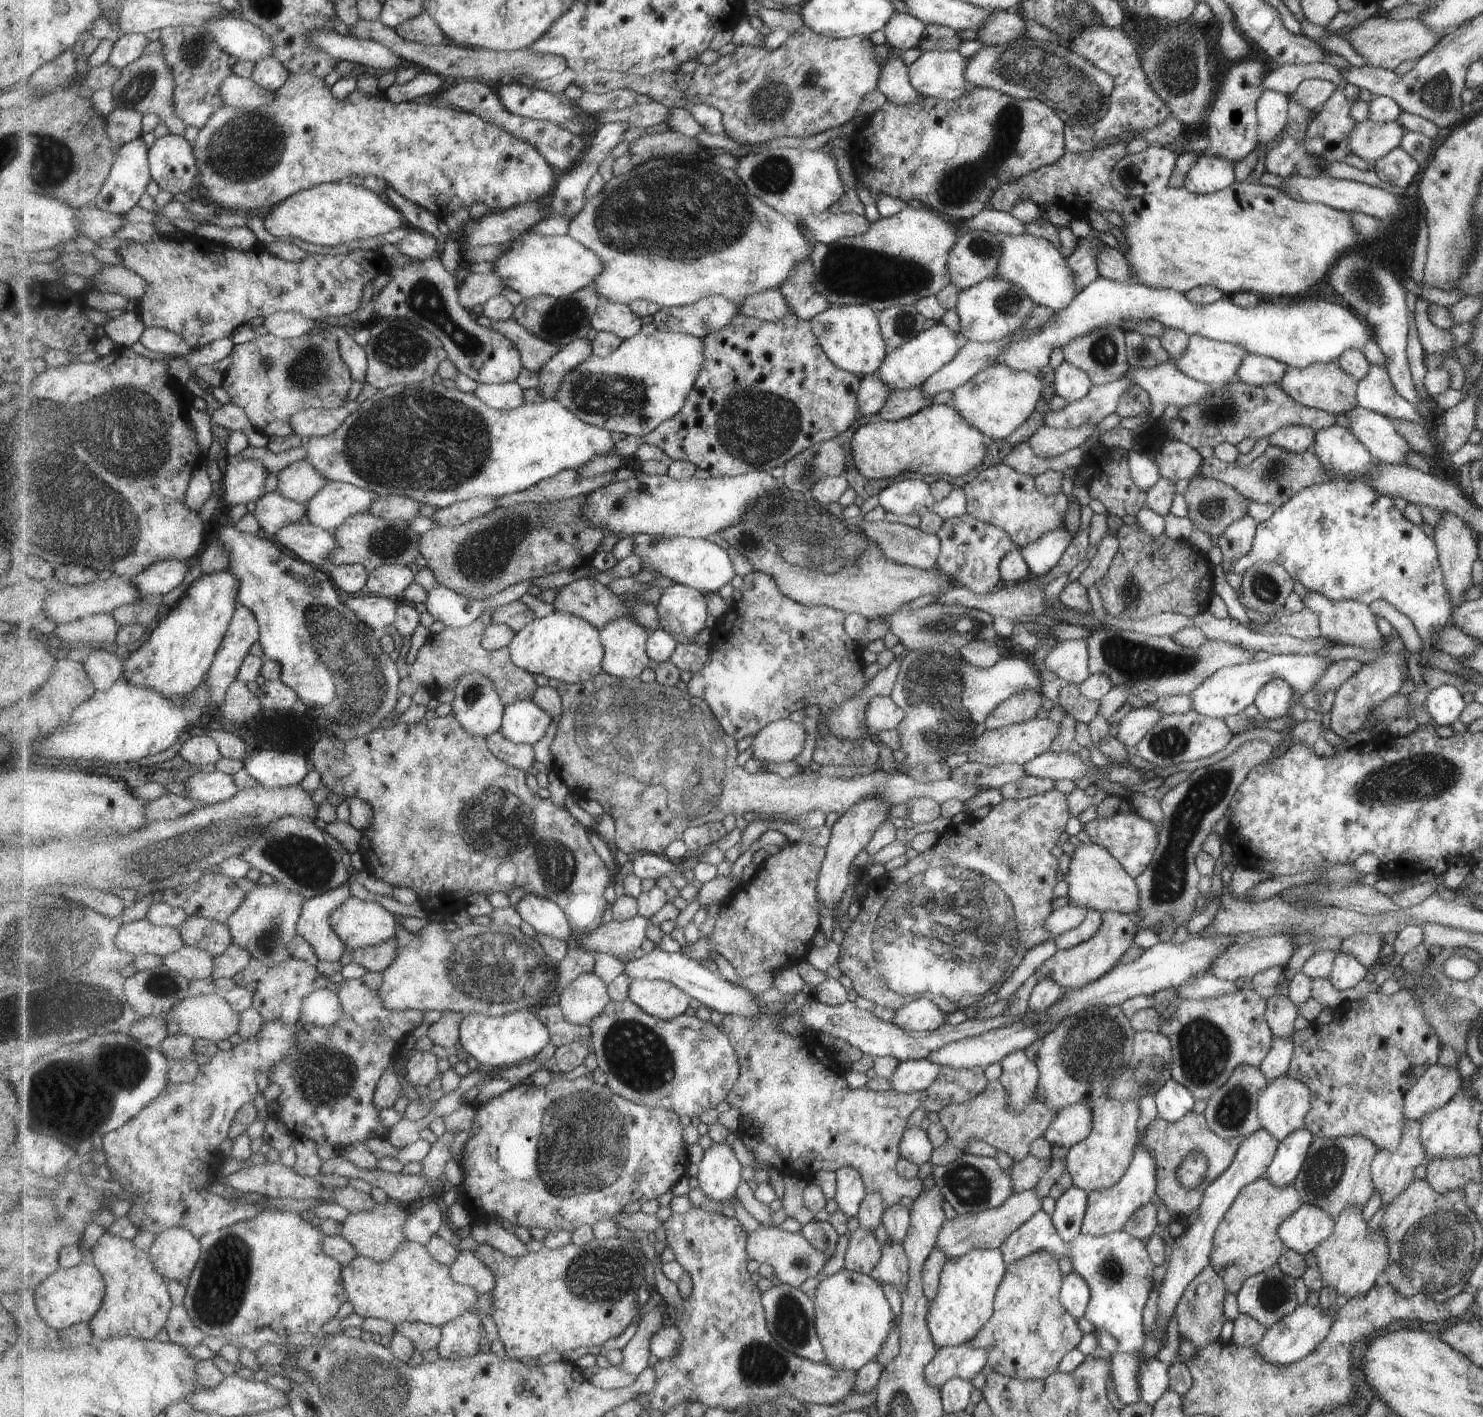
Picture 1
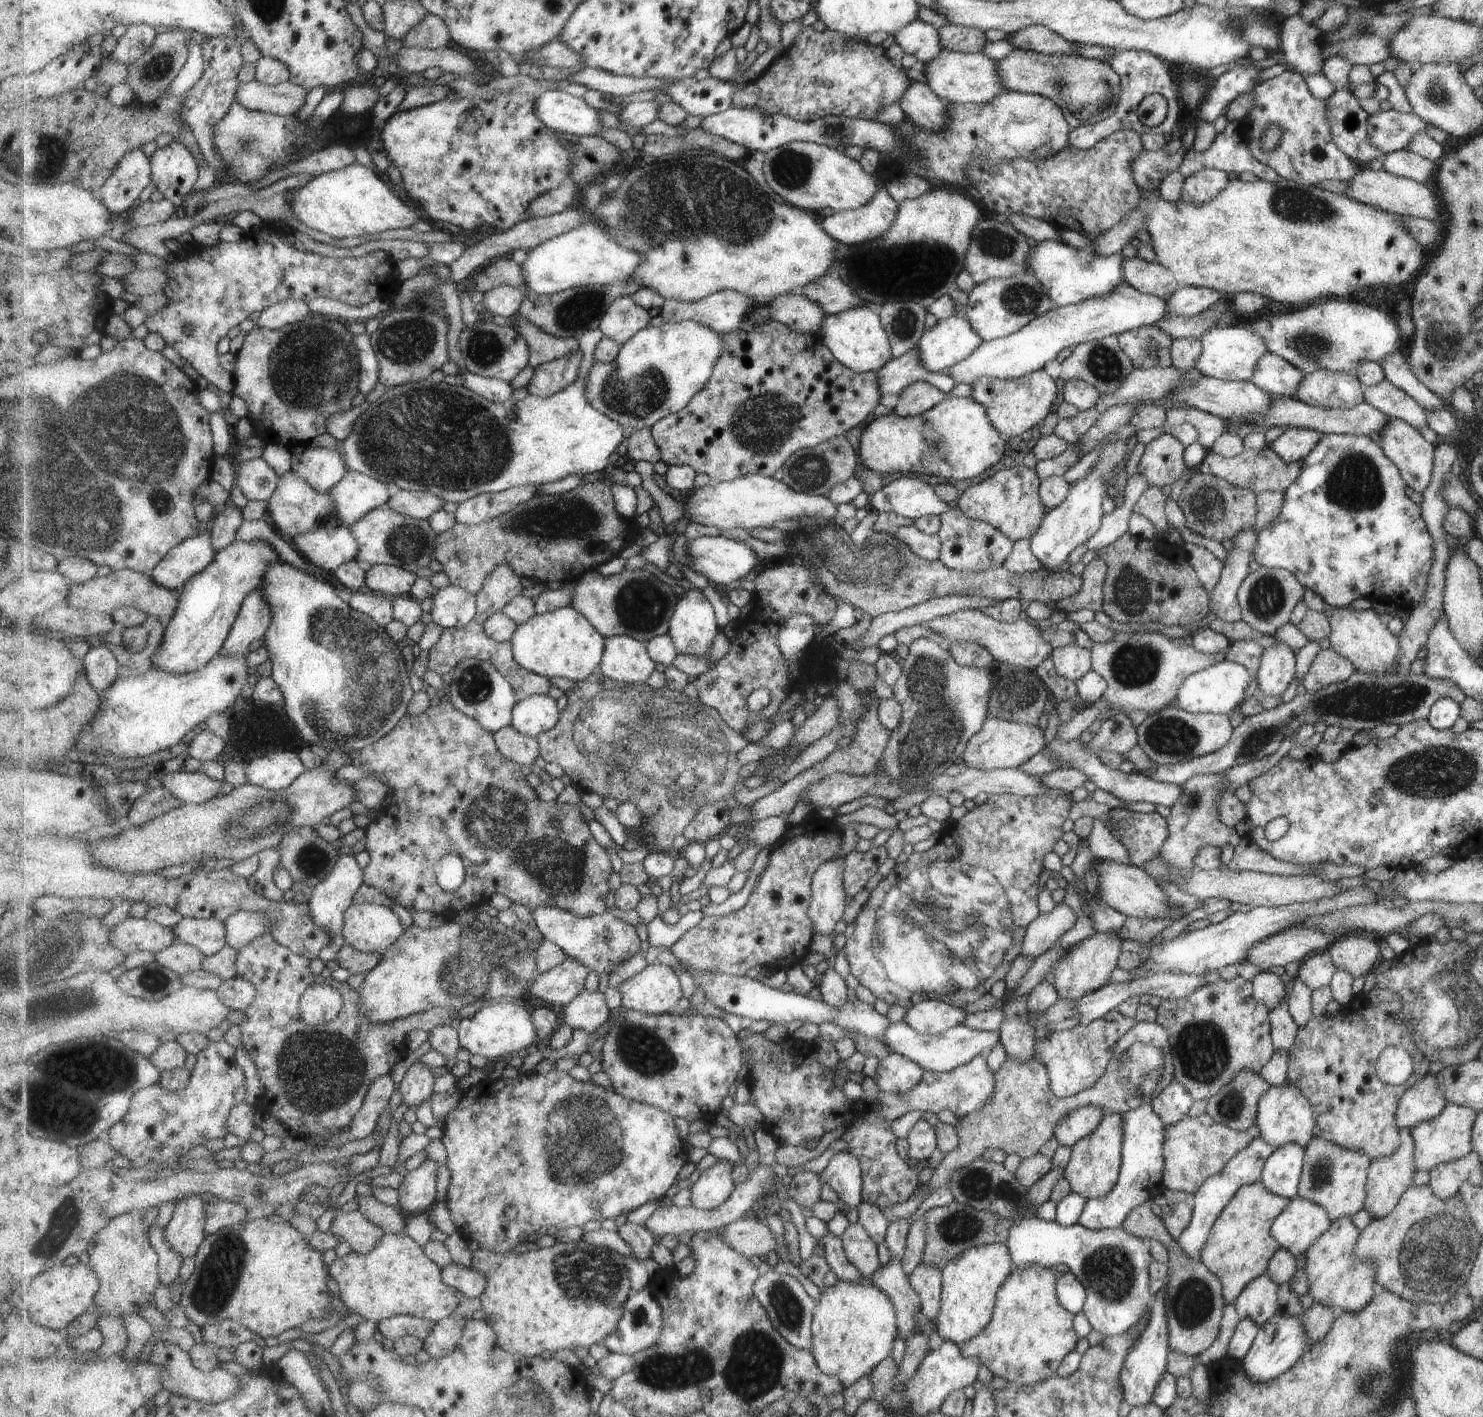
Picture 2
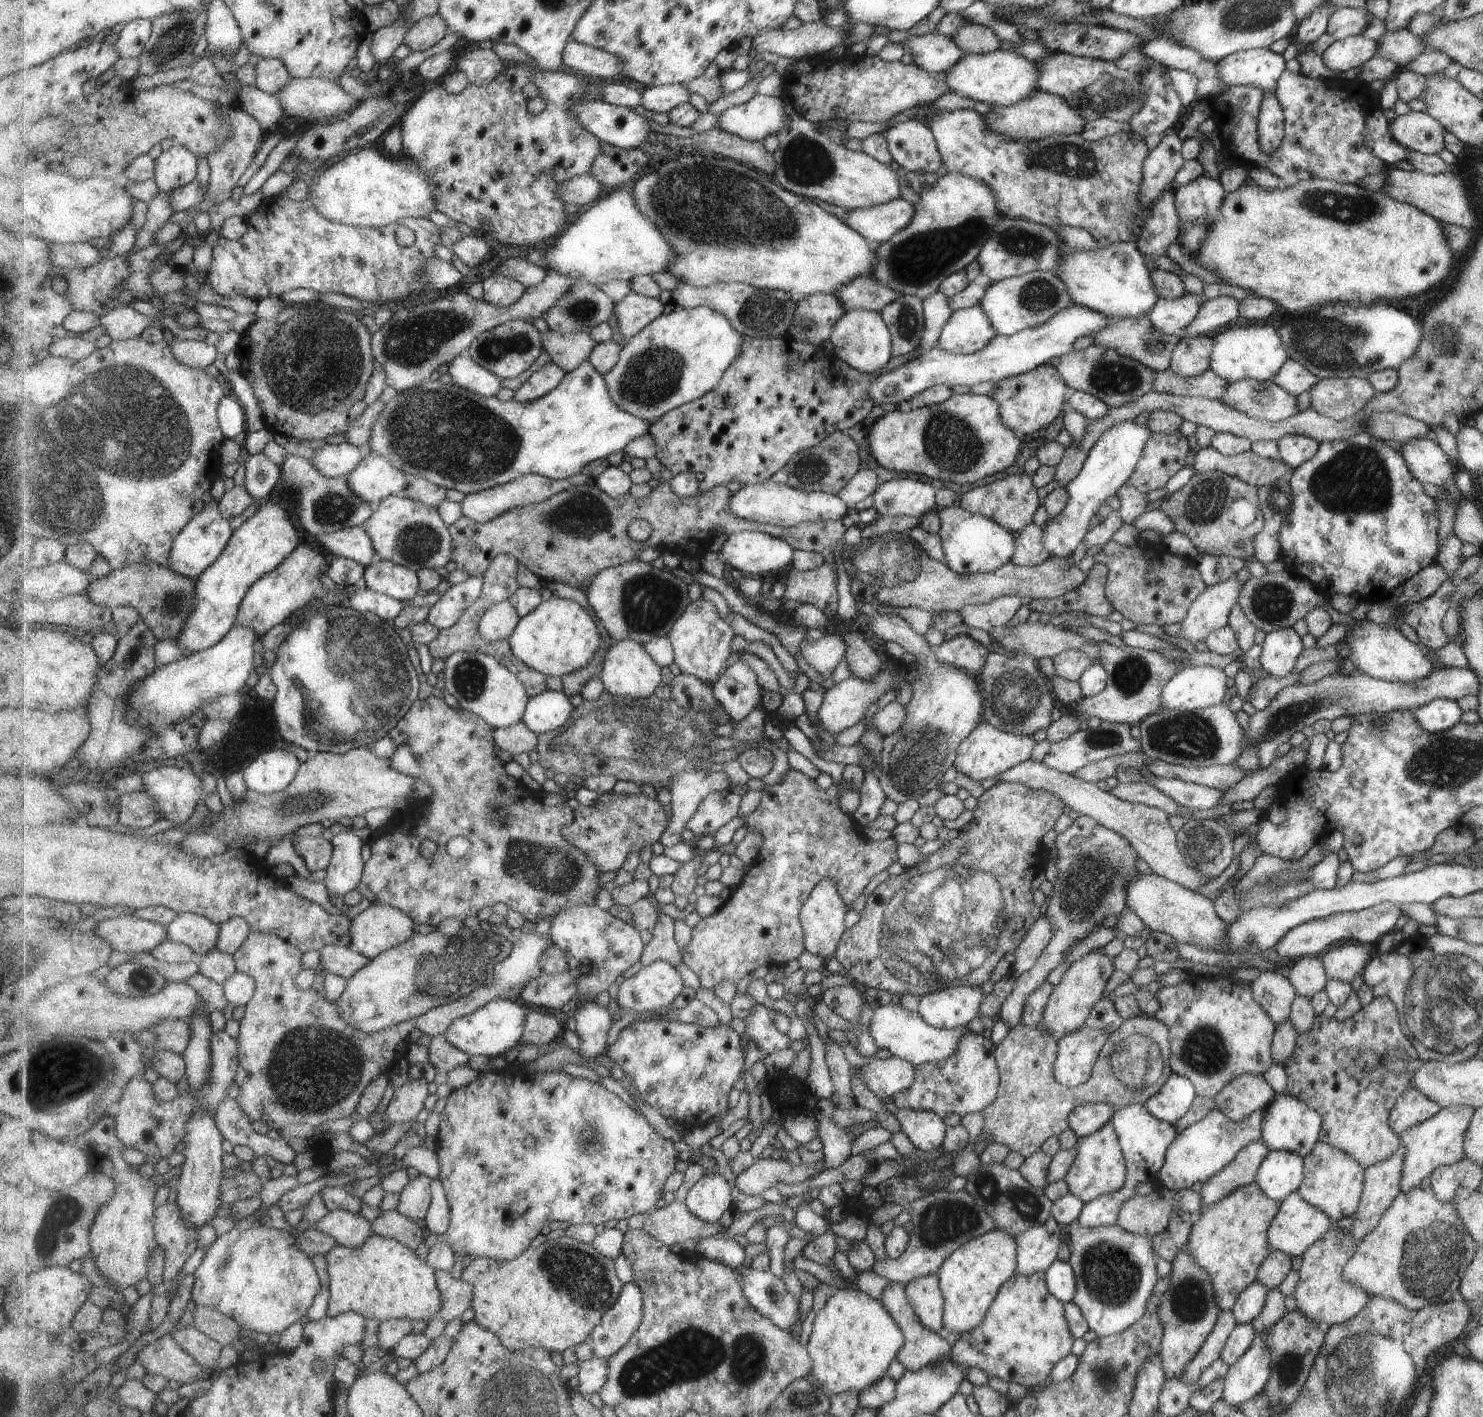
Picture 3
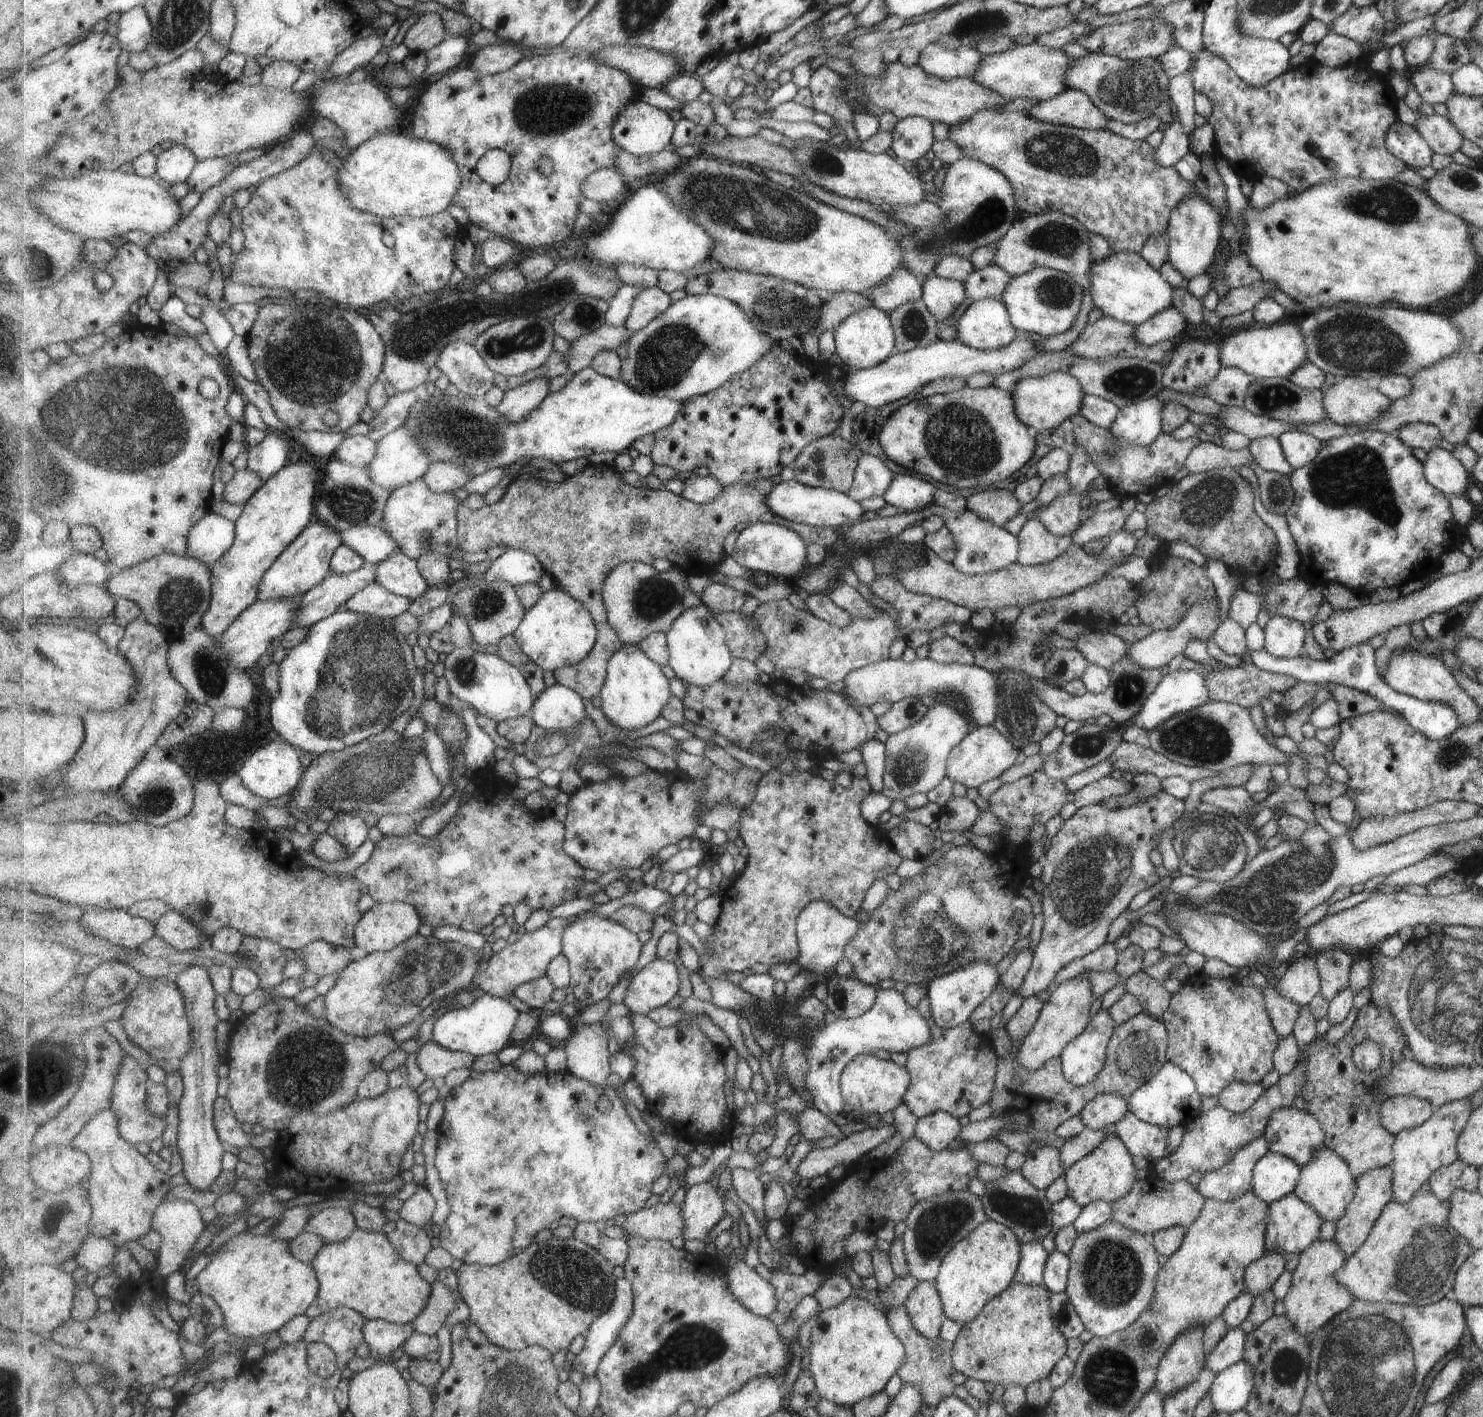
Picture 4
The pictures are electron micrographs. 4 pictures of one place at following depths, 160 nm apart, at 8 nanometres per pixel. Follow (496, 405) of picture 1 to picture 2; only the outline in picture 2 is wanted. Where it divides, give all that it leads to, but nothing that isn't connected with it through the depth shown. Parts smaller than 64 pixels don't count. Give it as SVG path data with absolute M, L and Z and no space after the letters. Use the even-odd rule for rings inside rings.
M466 370L466 372L461 375L461 378L463 378L463 380L459 382L465 384L468 389L476 392L477 395L496 403L502 403L511 399L515 390L509 381L482 377L473 374L469 370Z

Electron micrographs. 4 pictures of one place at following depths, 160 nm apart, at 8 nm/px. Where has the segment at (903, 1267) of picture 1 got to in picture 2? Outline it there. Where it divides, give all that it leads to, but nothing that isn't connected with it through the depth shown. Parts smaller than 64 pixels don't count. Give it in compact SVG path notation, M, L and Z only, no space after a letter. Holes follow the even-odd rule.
M890 1258L887 1264L877 1267L877 1270L874 1270L867 1278L894 1302L899 1337L904 1341L915 1330L916 1322L914 1316L919 1313L921 1301L919 1300L918 1293L914 1291L914 1287L910 1284L909 1276L903 1273L901 1261Z

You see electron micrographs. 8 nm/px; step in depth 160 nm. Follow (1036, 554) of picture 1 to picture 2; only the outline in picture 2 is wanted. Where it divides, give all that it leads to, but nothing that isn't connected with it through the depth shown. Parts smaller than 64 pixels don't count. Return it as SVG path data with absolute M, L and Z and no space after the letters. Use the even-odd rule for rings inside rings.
M1116 441L1101 449L1095 465L1086 478L1079 479L1075 484L1069 484L1065 498L1044 516L1038 531L1029 539L1030 551L1035 558L1038 558L1038 563L1042 568L1050 571L1061 568L1066 556L1097 532L1103 514L1100 502L1104 496L1109 495L1108 480L1117 470L1117 466L1125 465L1128 458L1125 444L1125 441Z

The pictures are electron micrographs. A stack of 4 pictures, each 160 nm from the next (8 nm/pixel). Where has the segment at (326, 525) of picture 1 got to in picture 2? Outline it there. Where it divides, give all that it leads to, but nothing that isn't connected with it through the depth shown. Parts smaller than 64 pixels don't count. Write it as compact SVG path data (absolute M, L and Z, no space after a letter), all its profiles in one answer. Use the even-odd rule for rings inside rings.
M347 471L343 480L331 490L331 498L335 501L335 514L338 524L351 528L370 510L385 504L394 488L375 477L357 471Z

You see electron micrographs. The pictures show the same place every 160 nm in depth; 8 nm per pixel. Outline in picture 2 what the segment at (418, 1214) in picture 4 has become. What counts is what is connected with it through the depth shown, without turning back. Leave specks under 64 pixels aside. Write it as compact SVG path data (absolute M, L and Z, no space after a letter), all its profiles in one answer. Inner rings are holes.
M427 1159L415 1170L409 1171L401 1180L400 1206L413 1214L431 1210L440 1195L438 1190L440 1164Z

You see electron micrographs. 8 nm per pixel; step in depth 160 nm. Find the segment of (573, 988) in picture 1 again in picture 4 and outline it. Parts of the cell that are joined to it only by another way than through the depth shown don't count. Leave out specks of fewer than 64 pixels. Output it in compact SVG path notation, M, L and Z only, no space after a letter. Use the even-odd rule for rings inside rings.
M603 1024L576 1025L573 1036L565 1046L568 1054L568 1070L580 1079L596 1085L607 1085L611 1074L611 1031Z

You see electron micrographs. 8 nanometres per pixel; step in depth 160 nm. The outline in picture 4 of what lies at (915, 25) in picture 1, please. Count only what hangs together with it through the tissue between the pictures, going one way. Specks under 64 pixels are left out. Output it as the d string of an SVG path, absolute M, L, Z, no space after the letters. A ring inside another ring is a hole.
M927 44L919 53L916 62L927 74L943 80L970 77L977 65L981 65L980 52L973 47L949 48L942 44Z

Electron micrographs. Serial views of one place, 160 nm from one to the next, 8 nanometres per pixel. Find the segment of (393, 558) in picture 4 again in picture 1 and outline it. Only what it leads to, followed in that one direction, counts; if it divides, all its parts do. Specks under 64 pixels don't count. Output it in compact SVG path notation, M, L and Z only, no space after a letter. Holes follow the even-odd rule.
M383 564L370 572L366 592L400 601L414 583L416 575L409 566Z

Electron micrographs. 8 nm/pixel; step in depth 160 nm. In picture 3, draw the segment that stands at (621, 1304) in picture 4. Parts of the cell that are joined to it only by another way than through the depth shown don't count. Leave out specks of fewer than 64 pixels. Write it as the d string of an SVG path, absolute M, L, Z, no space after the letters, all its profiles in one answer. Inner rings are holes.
M632 1281L625 1284L617 1304L593 1331L594 1356L608 1359L619 1352L641 1326L643 1317L643 1291Z

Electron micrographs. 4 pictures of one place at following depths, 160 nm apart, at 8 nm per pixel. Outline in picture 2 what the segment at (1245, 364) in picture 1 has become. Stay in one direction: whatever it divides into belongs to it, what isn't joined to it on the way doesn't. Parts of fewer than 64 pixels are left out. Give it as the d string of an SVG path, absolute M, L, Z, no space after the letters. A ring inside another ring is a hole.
M1265 351L1255 363L1251 381L1259 390L1275 397L1293 397L1297 385L1305 376L1298 368L1280 356Z

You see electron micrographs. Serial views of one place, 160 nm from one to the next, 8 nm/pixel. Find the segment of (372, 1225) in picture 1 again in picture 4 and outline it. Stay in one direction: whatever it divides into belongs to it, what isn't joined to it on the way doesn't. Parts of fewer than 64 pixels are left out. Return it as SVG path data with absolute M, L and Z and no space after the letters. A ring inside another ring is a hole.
M327 1208L309 1219L305 1231L322 1236L327 1243L345 1242L359 1228L349 1209Z

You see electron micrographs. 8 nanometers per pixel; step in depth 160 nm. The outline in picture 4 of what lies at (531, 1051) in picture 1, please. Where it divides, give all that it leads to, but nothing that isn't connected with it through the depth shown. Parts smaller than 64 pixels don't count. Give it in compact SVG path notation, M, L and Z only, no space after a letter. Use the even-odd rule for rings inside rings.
M489 993L483 994L470 1007L451 1009L434 1022L433 1041L452 1051L463 1051L473 1056L498 1053L507 1047L512 1039L520 1012L509 1000Z

